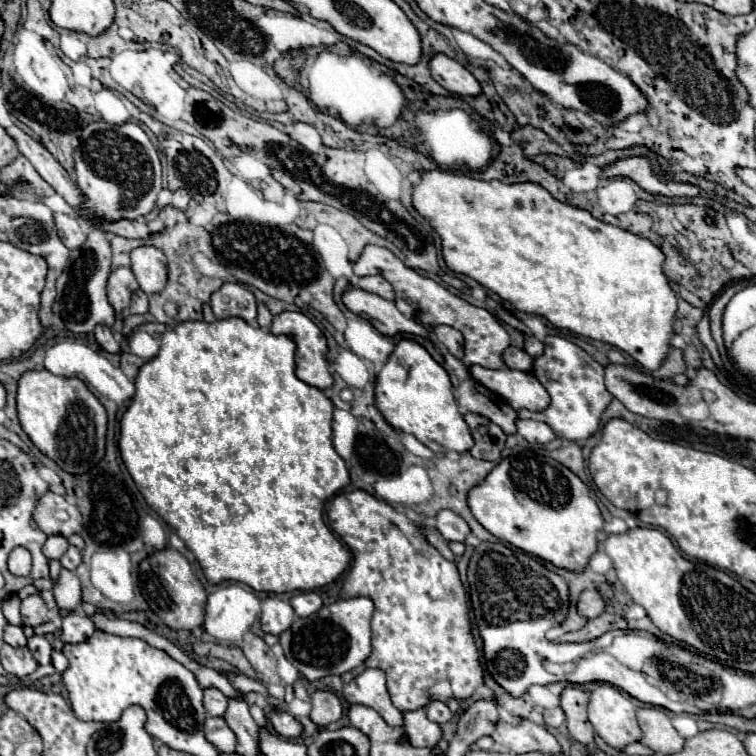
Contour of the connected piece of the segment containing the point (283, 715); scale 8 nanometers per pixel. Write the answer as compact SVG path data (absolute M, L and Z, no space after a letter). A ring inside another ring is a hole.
M273 710L269 714L269 722L271 722L273 730L277 730L277 734L281 734L283 738L299 738L303 734L303 724L299 720L295 720L289 712Z

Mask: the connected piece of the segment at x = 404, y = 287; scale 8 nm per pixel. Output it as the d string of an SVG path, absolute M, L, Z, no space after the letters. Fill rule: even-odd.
M365 246L365 250L361 252L361 256L355 260L353 270L357 276L371 276L371 274L381 274L391 286L395 296L403 298L407 304L411 304L415 308L415 314L421 322L431 324L431 326L439 326L439 324L447 324L457 328L463 338L465 338L465 356L463 356L463 364L469 368L473 364L485 366L485 368L503 368L503 352L509 348L509 334L505 332L505 328L497 322L497 318L487 312L485 308L477 308L471 306L469 302L465 302L463 298L451 294L449 290L445 290L441 284L437 284L431 278L425 278L421 274L417 274L413 268L405 266L391 250L381 248L381 246Z

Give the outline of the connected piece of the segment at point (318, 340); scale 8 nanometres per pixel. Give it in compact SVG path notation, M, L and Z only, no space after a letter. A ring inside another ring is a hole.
M281 312L273 318L273 334L285 334L297 344L297 378L315 388L329 388L333 384L331 364L327 362L327 340L323 332L301 312Z

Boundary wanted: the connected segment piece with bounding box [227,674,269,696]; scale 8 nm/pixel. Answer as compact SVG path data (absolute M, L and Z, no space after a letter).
M227 674L229 682L233 688L241 690L241 692L261 692L261 694L269 694L267 686L261 682L261 680L253 680L253 678L247 678L247 676L237 676L237 674Z

